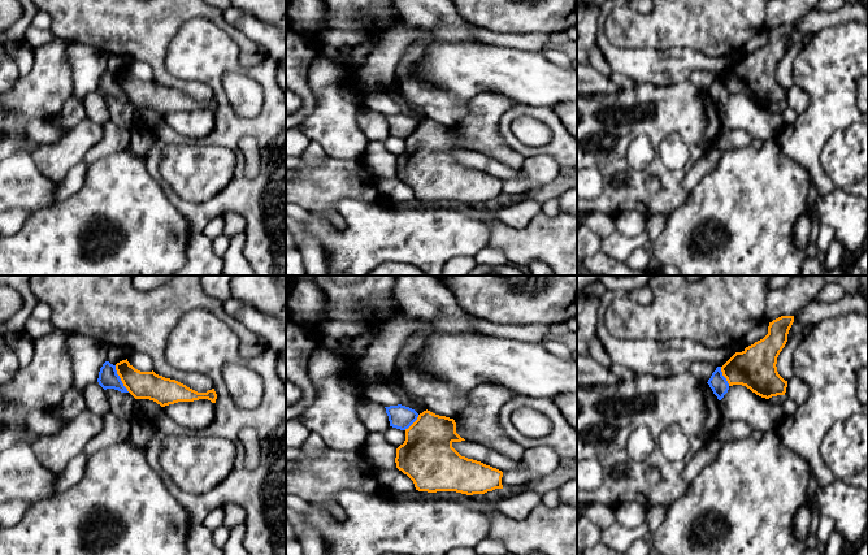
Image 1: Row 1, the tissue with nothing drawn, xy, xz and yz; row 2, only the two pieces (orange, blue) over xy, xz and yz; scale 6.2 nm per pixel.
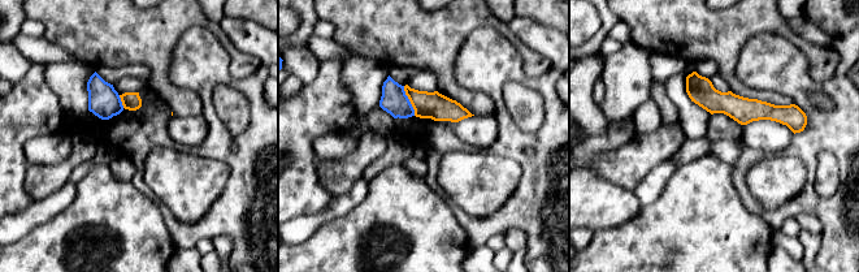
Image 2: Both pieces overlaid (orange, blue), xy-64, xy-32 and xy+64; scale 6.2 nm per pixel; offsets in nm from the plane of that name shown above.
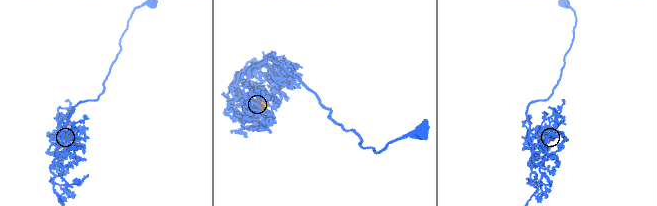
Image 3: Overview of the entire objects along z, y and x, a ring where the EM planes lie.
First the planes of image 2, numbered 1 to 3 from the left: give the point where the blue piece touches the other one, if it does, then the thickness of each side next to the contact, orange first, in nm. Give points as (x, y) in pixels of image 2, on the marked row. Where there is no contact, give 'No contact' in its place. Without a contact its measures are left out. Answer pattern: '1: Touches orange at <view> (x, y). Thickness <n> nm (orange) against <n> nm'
1: Touches orange at xy-64 (121, 100). Thickness 110 nm (orange) against 200 nm
2: Touches orange at xy-32 (410, 100). Thickness 170 nm (orange) against 160 nm
3: No contact

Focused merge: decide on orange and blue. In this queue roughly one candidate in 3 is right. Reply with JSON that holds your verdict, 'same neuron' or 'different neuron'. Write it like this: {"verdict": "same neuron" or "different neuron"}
{"verdict": "different neuron"}

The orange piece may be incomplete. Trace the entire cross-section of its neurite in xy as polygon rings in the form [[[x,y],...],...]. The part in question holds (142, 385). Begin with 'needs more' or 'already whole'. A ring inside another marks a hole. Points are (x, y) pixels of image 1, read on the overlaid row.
already whole; [[[127,359],[117,363],[116,370],[123,386],[135,399],[149,399],[161,407],[199,399],[208,399],[216,403],[217,399],[214,389],[207,393],[198,393],[175,380],[159,376],[153,370],[140,372]]]

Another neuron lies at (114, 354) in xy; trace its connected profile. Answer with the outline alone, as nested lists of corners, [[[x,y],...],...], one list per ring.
[[[109,346],[107,351],[107,361],[116,365],[117,363],[129,359],[131,350],[129,347]]]

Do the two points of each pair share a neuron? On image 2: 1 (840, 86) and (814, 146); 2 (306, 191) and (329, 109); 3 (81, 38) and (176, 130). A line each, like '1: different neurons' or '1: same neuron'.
1: same neuron
2: same neuron
3: different neurons

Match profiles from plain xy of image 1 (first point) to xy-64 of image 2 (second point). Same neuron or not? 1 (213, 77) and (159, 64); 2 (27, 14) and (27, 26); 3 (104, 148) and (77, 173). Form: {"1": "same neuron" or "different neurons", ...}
{"1": "different neurons", "2": "different neurons", "3": "same neuron"}

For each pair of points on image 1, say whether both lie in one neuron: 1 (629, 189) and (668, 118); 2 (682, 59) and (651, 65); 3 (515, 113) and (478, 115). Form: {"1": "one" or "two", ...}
{"1": "one", "2": "one", "3": "two"}

